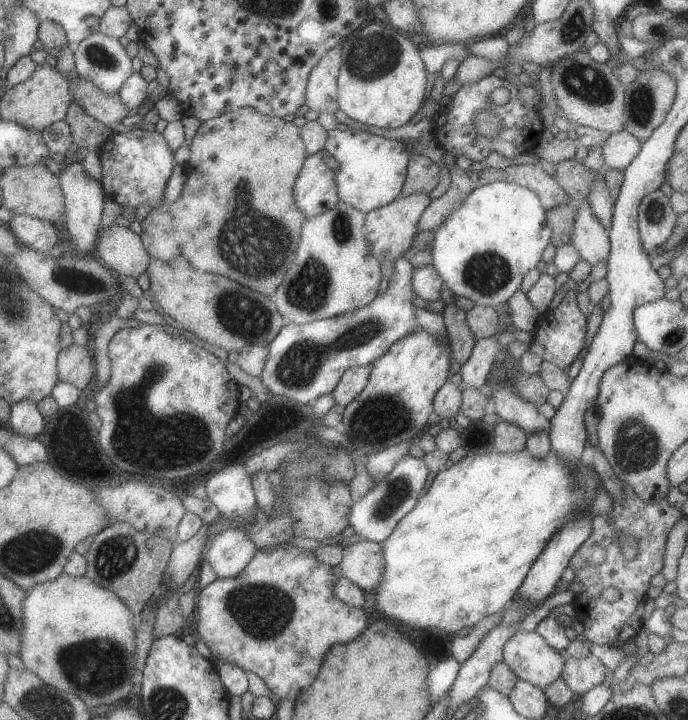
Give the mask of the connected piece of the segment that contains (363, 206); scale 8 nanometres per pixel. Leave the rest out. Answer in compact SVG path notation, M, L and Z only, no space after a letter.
M336 127L327 131L323 149L337 162L333 182L339 201L366 213L401 196L410 155L410 151L401 141L374 135L365 130L347 128L341 131Z

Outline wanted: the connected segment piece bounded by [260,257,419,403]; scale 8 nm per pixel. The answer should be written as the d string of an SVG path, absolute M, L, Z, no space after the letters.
M401 257L394 262L385 292L379 292L367 306L307 324L284 324L267 344L267 360L260 381L268 392L299 403L330 394L345 370L374 362L395 340L418 328L415 307L411 303L416 295L411 288L413 270L411 264Z

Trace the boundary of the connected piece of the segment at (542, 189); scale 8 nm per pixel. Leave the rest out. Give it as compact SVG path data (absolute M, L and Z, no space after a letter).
M509 165L505 168L484 168L478 172L476 185L483 186L493 181L515 183L539 197L543 210L555 208L559 204L567 204L571 199L563 192L563 188L555 182L555 178L538 165Z

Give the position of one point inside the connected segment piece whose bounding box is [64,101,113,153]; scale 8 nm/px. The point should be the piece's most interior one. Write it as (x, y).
(88, 134)

